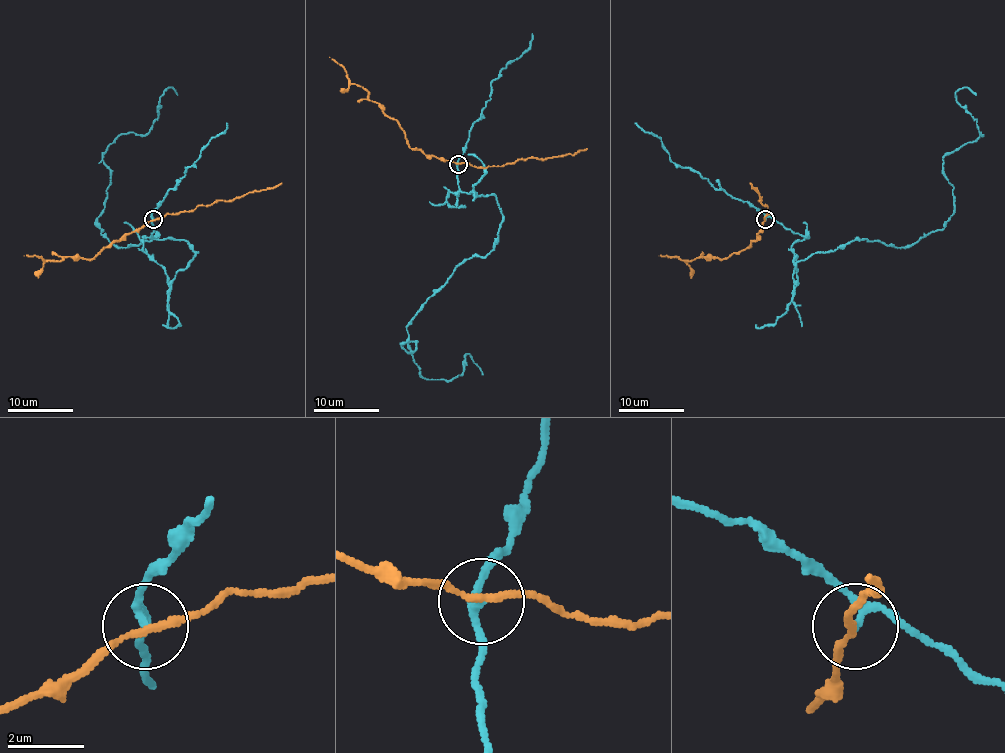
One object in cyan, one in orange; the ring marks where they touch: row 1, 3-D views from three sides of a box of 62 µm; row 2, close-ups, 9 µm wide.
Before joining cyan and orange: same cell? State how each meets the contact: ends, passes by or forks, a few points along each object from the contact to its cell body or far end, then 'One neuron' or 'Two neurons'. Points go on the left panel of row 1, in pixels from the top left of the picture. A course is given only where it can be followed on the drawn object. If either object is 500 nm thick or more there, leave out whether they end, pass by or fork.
At the ring cyan passes by. At the ring orange passes by. Course of cyan: (152, 220), (141, 241), (170, 281), (196, 253), (183, 240), (118, 248), (96, 221), (103, 154), (177, 95). Course of orange: (152, 220), (123, 235), (90, 259), (65, 256), (45, 261), (24, 256). Two neurons

